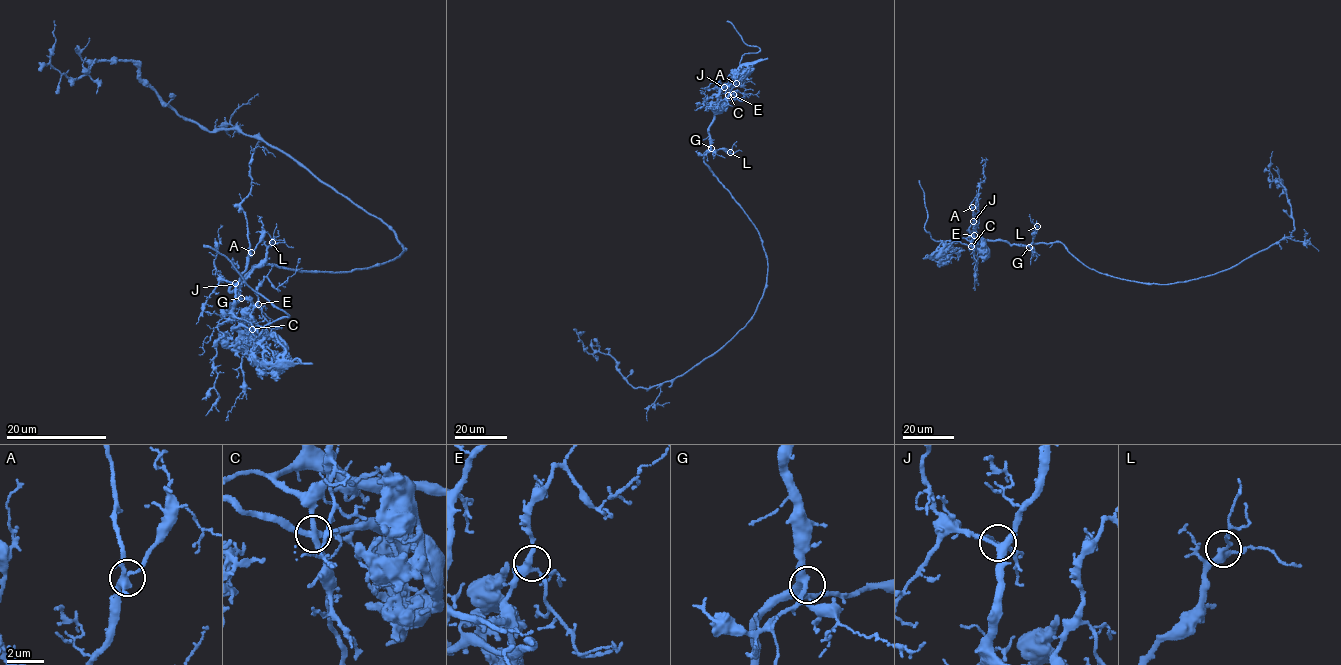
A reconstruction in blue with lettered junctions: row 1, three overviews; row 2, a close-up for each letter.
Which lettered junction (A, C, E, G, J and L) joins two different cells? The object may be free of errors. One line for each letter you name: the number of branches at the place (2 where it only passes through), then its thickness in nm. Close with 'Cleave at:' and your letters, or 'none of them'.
C: branches 4; calibre 320 nm
Cleave at: C

